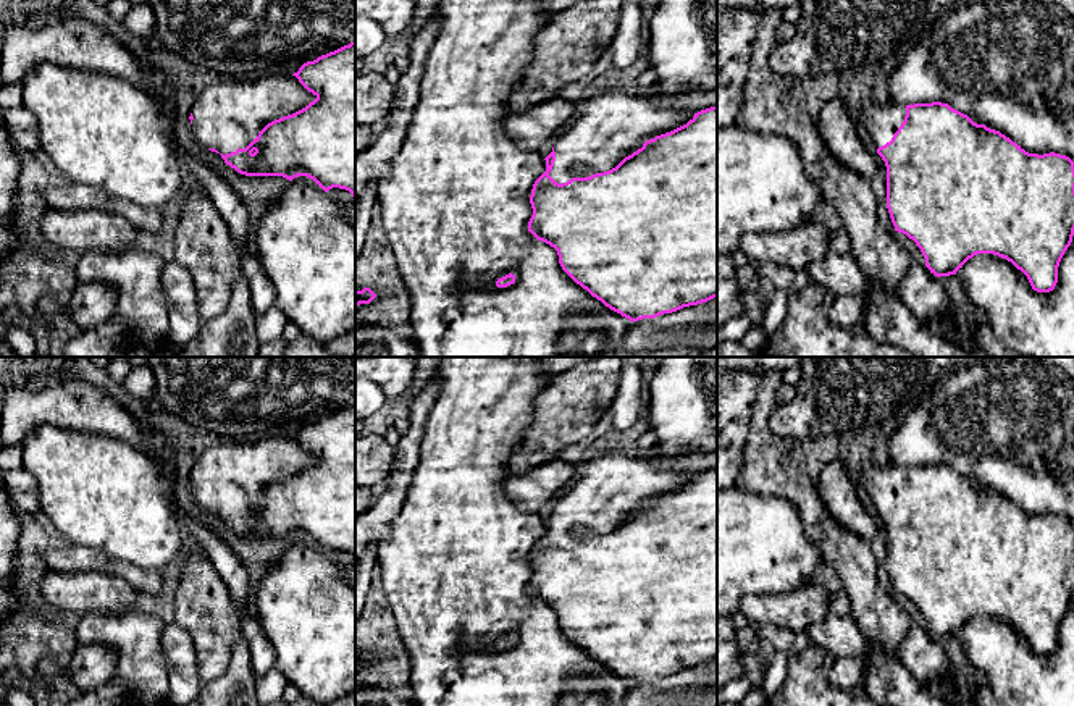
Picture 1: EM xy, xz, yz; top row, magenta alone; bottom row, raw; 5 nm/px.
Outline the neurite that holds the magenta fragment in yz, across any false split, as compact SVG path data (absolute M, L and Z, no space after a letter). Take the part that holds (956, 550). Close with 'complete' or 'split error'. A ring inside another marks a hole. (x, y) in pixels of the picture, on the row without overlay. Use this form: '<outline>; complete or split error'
M869 464L859 477L887 528L887 570L895 593L916 604L930 635L956 637L974 617L993 616L1021 632L1034 653L1055 651L1059 624L1074 598L1069 519L1029 515L942 464Z; split error

